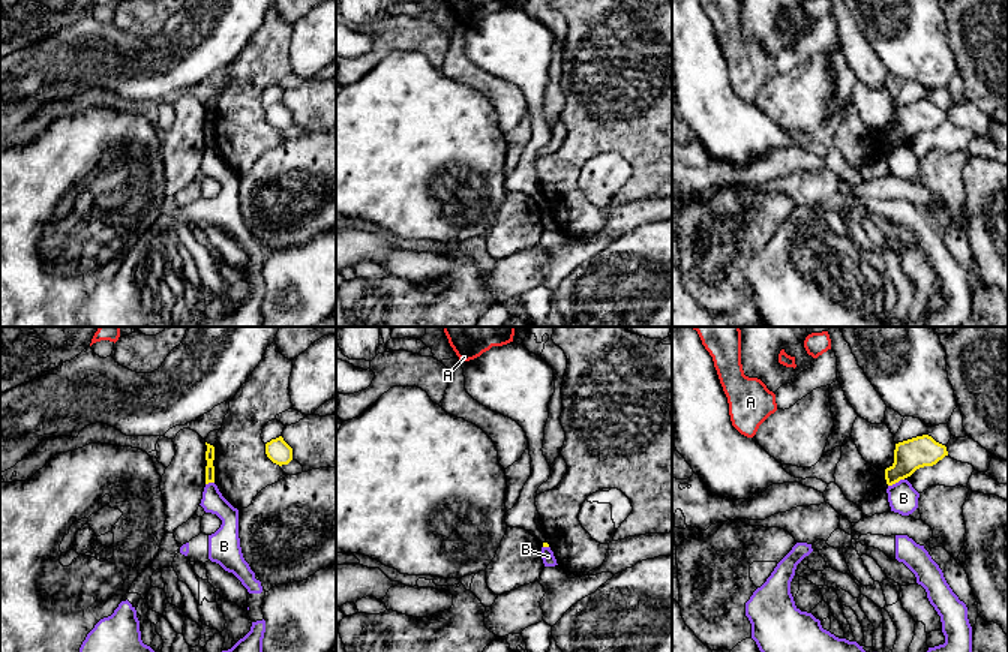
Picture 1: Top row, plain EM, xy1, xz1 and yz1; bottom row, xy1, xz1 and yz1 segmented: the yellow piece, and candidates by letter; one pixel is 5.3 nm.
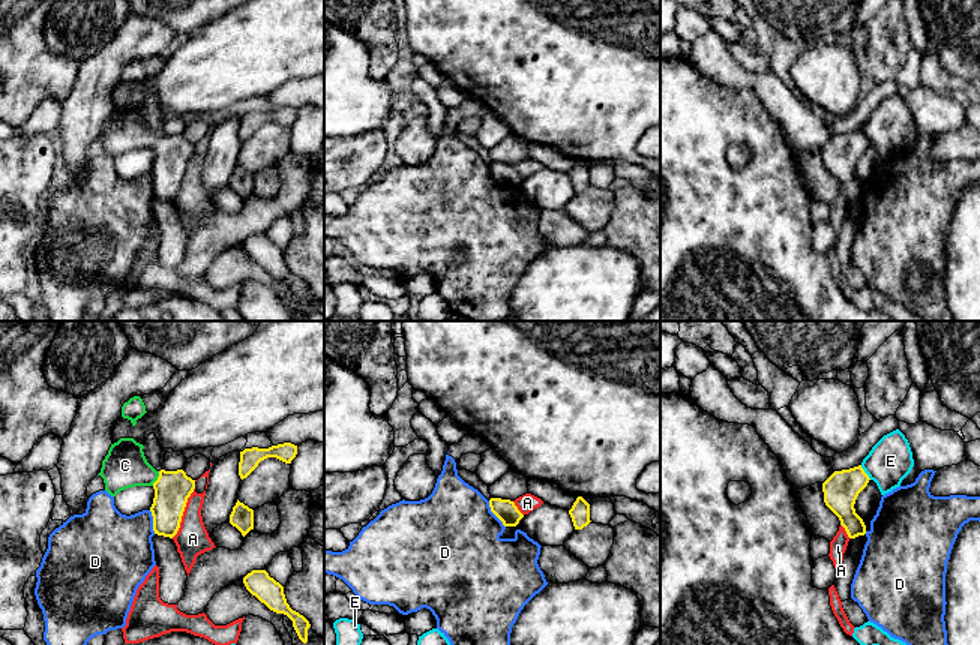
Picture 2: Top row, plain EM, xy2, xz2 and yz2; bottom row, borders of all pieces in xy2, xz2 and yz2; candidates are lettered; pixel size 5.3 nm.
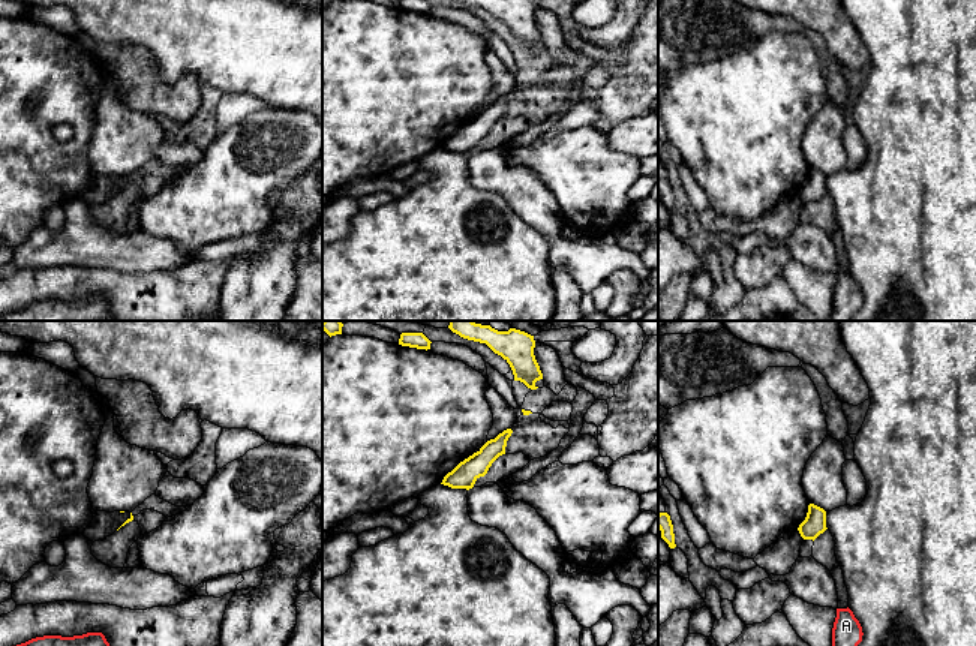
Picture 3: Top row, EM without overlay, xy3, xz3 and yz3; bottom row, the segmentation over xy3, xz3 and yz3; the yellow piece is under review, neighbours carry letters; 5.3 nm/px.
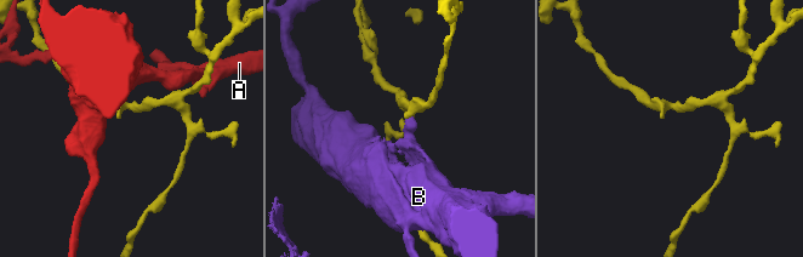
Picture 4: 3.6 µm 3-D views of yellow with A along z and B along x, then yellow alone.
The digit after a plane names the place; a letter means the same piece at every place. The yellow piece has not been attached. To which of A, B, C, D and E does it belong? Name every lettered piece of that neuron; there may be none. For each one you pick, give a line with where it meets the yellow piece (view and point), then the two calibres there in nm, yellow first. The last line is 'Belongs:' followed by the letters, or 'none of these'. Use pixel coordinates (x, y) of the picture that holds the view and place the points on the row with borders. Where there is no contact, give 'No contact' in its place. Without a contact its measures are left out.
C: Touches yellow at xy2 (158, 479). Thickness 190 nm (yellow) against 240 nm
Belongs: C

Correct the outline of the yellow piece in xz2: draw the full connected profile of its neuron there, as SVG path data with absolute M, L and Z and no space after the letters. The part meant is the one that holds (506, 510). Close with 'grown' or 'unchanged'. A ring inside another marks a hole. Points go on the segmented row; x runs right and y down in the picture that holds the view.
M491 498L491 512L503 522L504 526L516 526L524 514L518 510L513 501Z | unchanged

